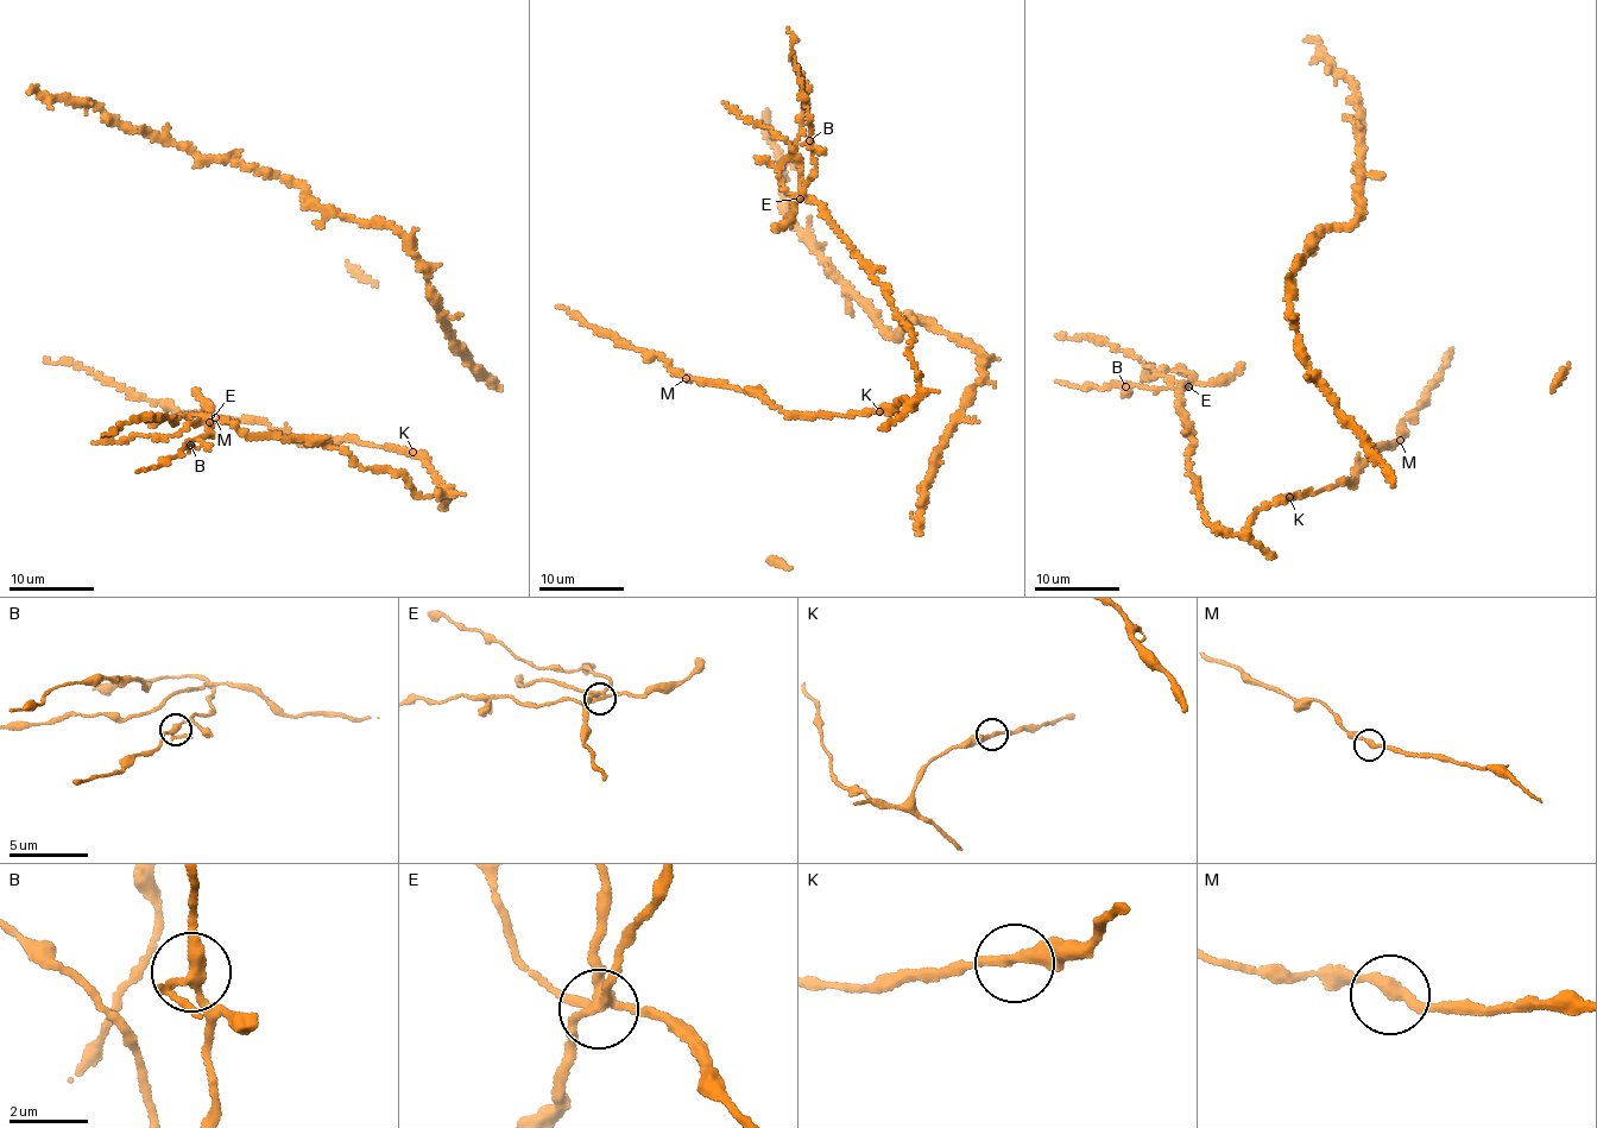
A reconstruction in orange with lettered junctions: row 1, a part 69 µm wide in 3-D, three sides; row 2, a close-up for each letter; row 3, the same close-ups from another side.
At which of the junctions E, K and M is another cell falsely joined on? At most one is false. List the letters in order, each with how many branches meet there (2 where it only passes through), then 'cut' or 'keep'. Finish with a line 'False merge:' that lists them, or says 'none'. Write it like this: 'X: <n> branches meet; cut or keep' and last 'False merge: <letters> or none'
E: 5 branches meet; cut
K: 2 branches meet; keep
M: 2 branches meet; keep
False merge: E

